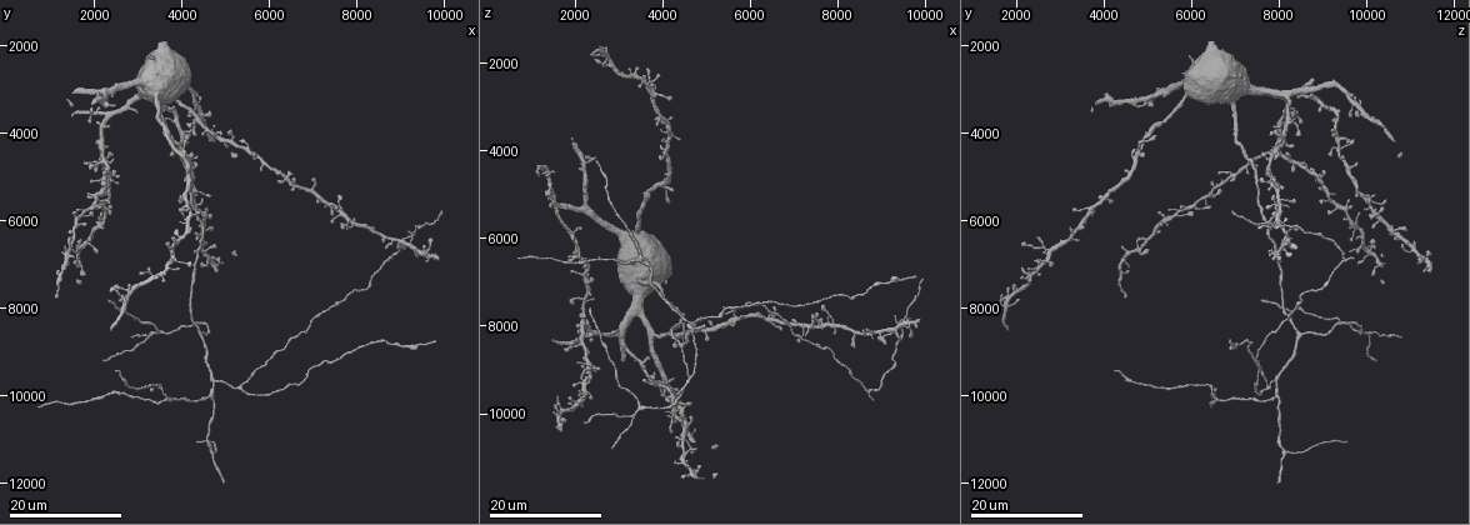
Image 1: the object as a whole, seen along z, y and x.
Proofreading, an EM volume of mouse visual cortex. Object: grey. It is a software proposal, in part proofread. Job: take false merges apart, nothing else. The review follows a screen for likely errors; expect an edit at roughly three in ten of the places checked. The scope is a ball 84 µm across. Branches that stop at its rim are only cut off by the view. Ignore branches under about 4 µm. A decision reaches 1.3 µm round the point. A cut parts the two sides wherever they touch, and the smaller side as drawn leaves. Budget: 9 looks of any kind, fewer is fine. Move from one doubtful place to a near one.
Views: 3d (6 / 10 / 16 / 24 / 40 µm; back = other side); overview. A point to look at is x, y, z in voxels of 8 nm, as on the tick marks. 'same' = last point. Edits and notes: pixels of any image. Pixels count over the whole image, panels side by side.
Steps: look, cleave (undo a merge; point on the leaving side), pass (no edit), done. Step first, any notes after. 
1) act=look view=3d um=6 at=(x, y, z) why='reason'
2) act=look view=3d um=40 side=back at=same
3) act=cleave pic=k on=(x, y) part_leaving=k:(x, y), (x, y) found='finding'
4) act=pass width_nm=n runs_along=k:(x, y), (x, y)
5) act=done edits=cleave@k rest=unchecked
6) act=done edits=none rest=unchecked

act=look view=3d um=16 at=(4500, 8600, 8550) why='three arms meet'

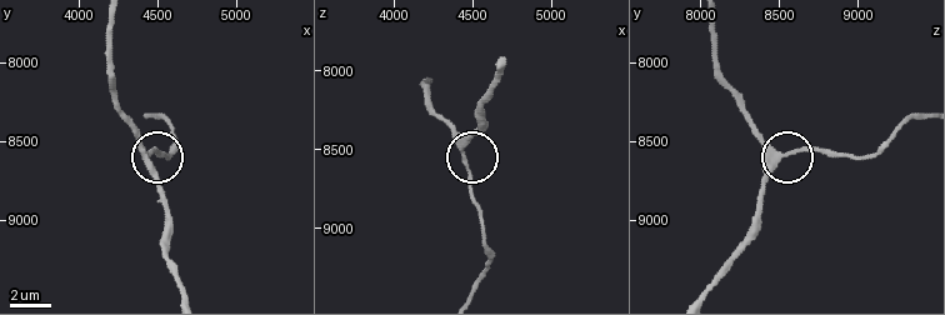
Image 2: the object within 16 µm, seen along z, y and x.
act=look view=3d um=6 at=(4440, 8580, 8520) why='closer look'

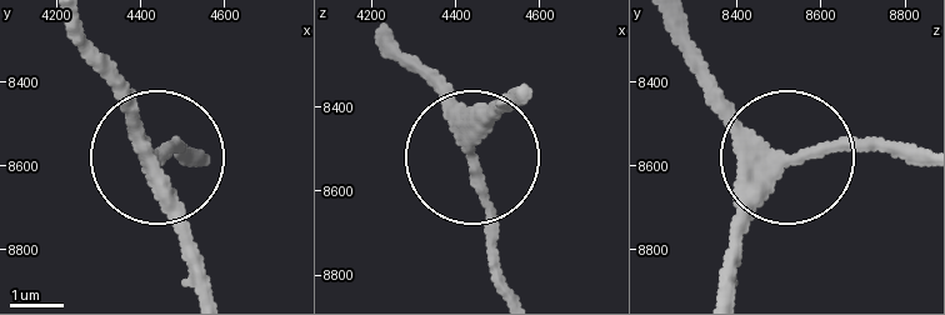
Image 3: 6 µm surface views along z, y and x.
act=pass width_nm=270 runs_along=3:(665, 26), (696, 80), (790, 156), (920, 146) found='all the same cell'

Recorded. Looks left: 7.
act=look view=3d um=24 at=(5300, 9850, 7800) why='branch point'

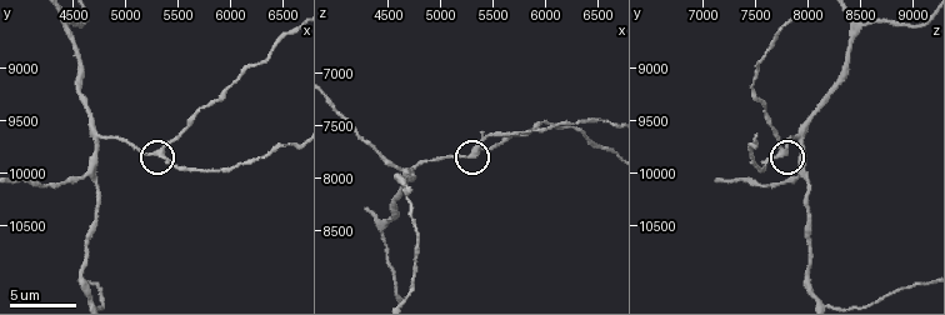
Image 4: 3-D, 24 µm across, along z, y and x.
act=look view=3d um=6 at=(5340, 9800, 7740) why='closer look'

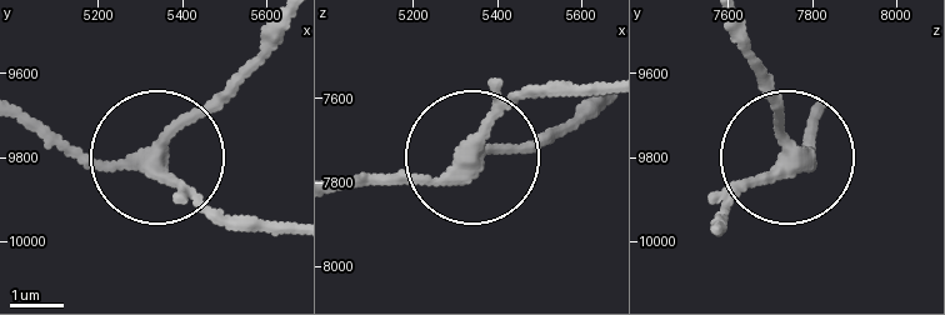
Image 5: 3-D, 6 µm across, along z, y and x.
act=pass arms=3 runs_along=5:(23, 109), (90, 154), (166, 168), (233, 221) found='all the same cell'

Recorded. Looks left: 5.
act=look view=3d um=16 at=(4740, 9680, 7900)

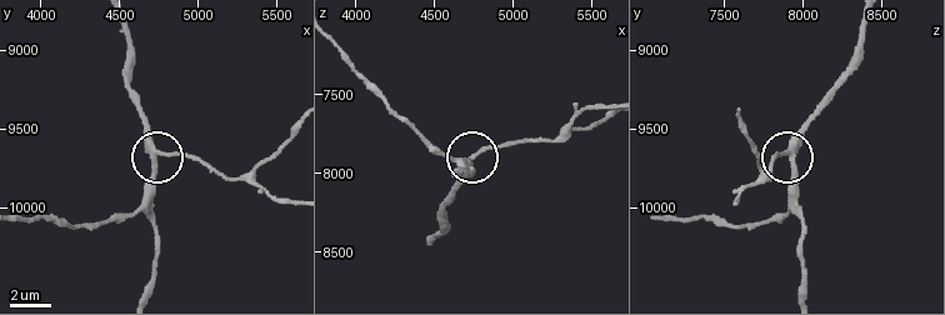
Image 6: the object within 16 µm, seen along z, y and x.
act=pass width_nm=260 runs_along=6:(120, 20), (125, 81), (155, 161), (150, 210) found='all the same cell'

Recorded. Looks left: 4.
act=look view=3d um=24 at=(3650, 10150, 6550) why='three-way junction'

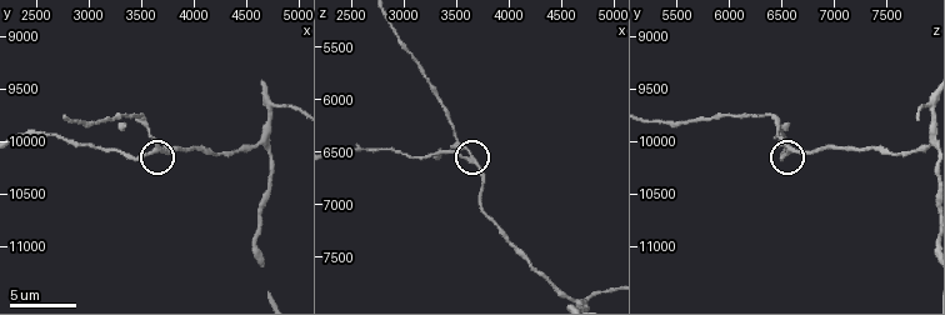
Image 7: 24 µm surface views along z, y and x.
act=look view=3d um=10 at=(3640, 10080, 6560)

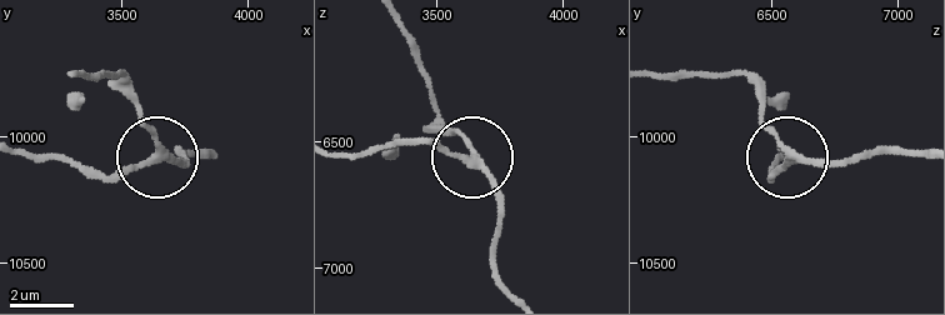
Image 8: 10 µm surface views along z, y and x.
act=pass arms=3 runs_along=8:(920, 151), (791, 160), (761, 120), (745, 74) found='one cell here'

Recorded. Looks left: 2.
act=done edits=none rest=unchecked

